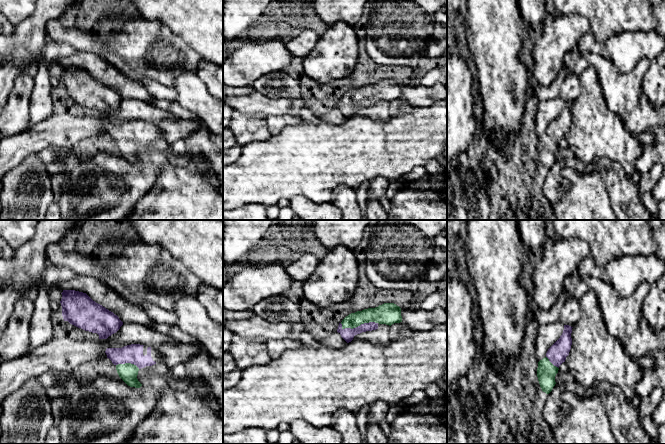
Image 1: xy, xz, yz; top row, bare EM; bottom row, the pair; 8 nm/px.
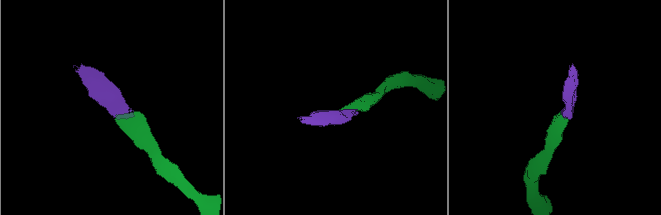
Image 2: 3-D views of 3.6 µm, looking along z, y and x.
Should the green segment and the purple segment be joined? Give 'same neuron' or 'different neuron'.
same neuron

